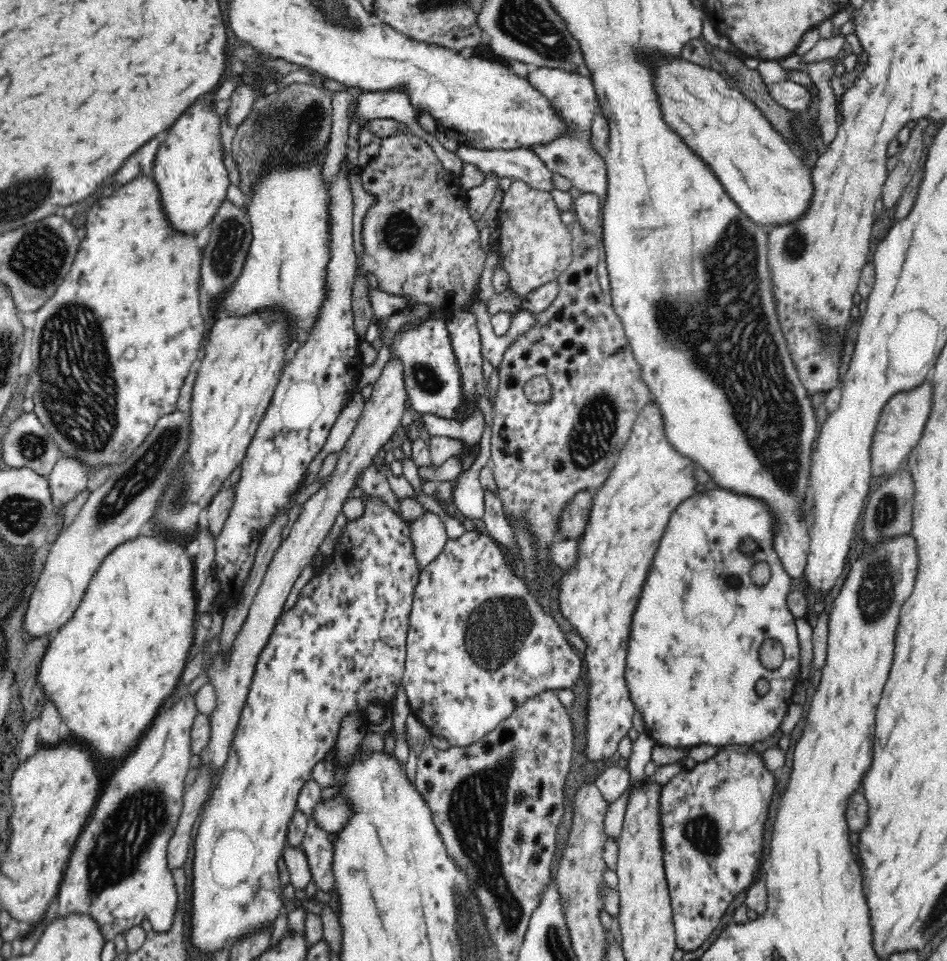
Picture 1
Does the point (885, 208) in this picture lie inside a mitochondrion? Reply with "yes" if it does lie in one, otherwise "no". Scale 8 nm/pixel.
no

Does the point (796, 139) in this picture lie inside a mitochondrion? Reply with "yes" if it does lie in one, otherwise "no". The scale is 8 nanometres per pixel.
no

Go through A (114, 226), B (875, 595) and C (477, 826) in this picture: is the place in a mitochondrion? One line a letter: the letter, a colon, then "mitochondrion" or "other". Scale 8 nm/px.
A: other
B: mitochondrion
C: mitochondrion

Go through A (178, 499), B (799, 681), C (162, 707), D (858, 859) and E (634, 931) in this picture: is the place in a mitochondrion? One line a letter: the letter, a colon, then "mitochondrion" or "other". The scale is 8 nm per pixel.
A: mitochondrion
B: other
C: other
D: other
E: other

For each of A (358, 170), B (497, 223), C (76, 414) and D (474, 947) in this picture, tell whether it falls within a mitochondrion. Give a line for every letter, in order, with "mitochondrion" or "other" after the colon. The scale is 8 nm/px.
A: other
B: other
C: mitochondrion
D: mitochondrion

